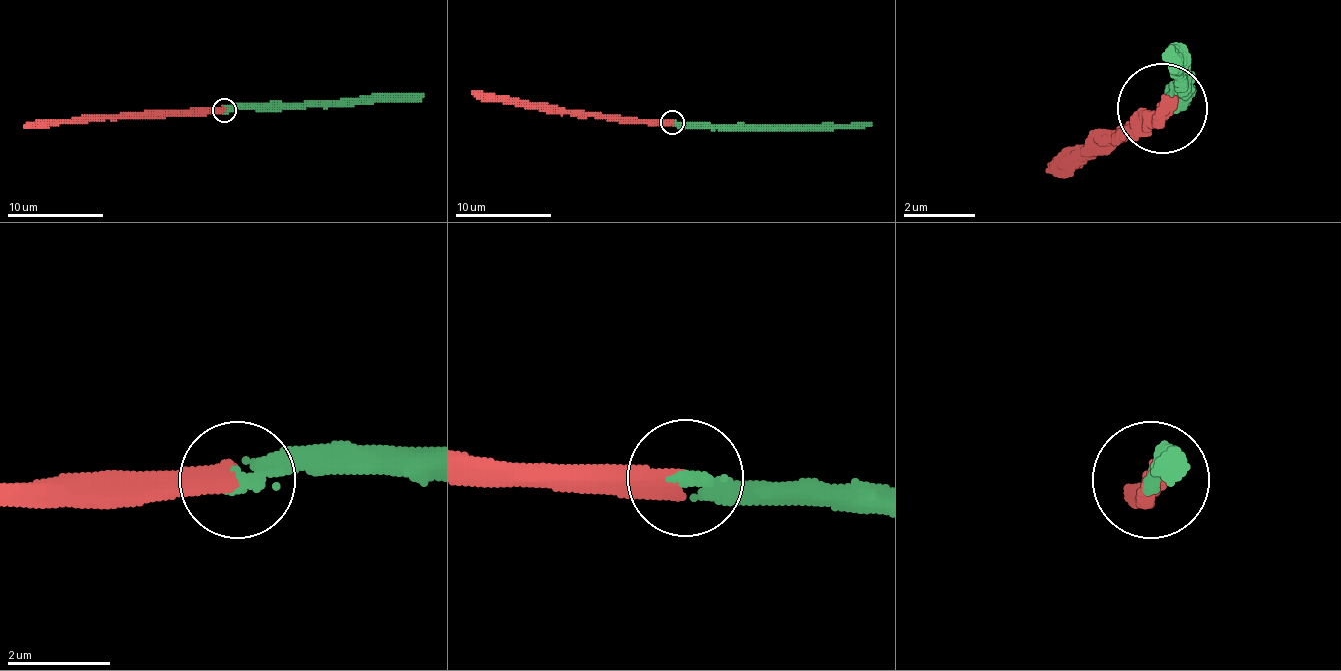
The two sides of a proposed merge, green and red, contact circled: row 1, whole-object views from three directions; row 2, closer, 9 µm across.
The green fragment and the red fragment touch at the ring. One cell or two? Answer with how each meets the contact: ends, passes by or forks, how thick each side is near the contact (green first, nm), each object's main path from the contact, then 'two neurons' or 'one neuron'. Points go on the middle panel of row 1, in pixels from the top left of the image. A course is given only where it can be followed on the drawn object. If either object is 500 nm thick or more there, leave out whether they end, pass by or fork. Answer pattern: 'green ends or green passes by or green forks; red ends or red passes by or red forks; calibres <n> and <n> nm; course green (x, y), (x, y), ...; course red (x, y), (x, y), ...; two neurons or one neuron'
green ends; red ends; calibres 340 and 480 nm; course green (673, 123), (871, 125); course red (673, 123), (624, 123), (547, 113), (513, 103), (482, 101), (472, 91); one neuron

